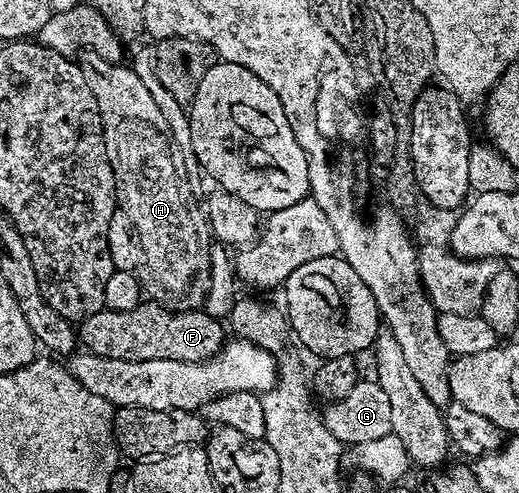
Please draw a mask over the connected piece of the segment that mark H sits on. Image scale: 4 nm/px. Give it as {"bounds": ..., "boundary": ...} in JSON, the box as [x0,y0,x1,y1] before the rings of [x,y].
{"bounds":[82,52,213,308],"boundary":[[[87,52],[82,55],[83,75],[97,100],[97,108],[103,125],[105,152],[115,177],[115,197],[118,209],[135,229],[135,241],[141,251],[141,258],[151,269],[151,278],[163,289],[166,301],[175,308],[199,308],[204,305],[204,297],[209,290],[209,275],[213,252],[207,247],[209,223],[202,205],[195,203],[191,195],[191,182],[183,157],[173,140],[169,120],[161,116],[157,100],[153,100],[149,88],[141,81],[141,76],[130,65],[116,64],[101,60],[101,56]]]}

